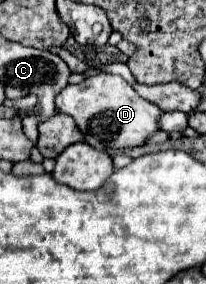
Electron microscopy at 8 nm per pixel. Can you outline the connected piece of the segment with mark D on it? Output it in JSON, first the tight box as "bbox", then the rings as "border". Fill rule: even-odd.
{"bbox":[56,72,162,148],"border":[[[108,72],[86,78],[80,84],[68,84],[56,100],[60,114],[68,114],[76,120],[84,134],[84,140],[94,148],[134,148],[146,142],[146,138],[158,130],[158,118],[162,110],[144,98],[122,78]]]}

